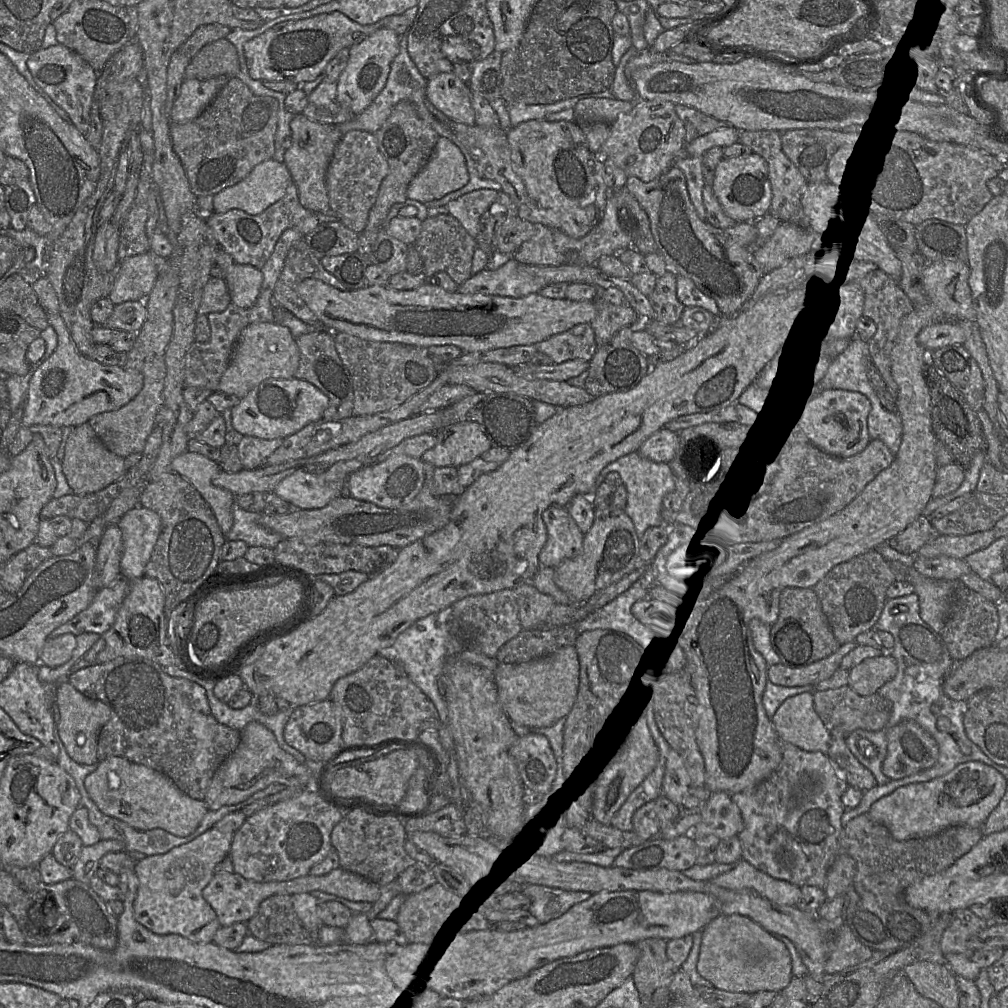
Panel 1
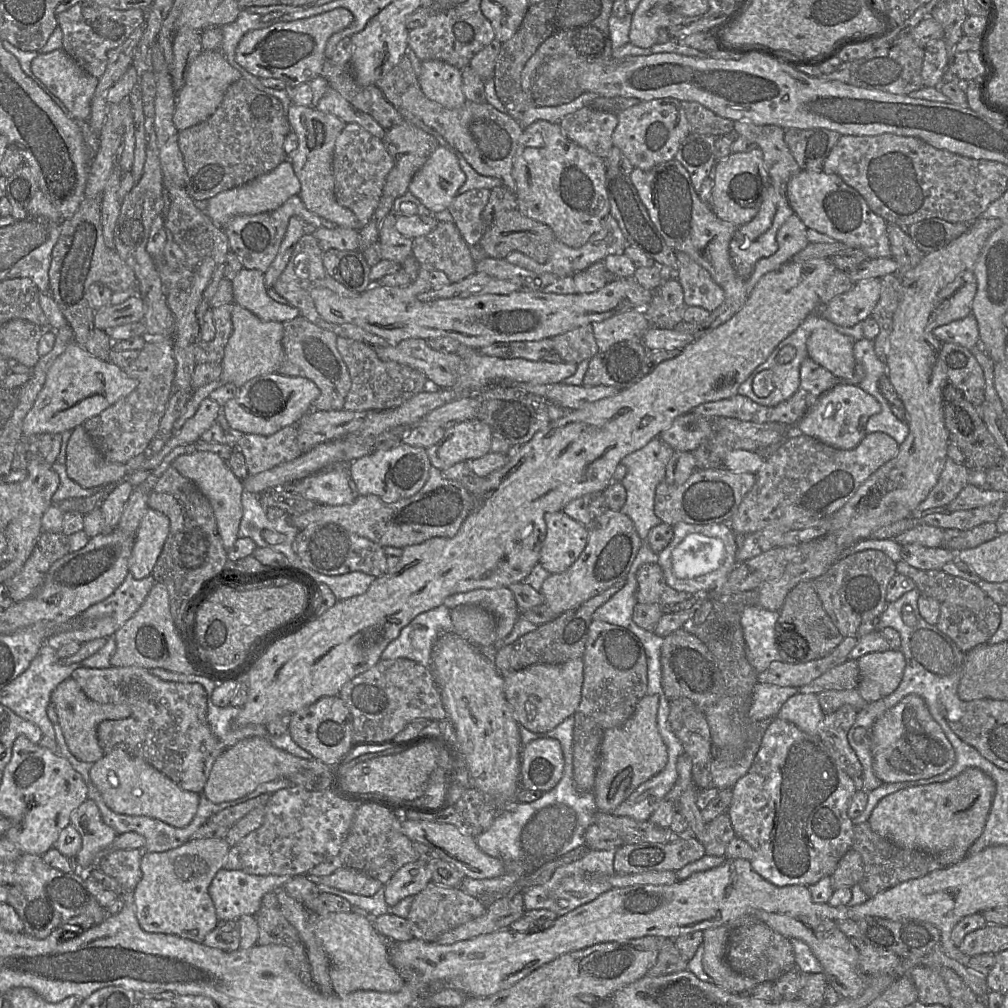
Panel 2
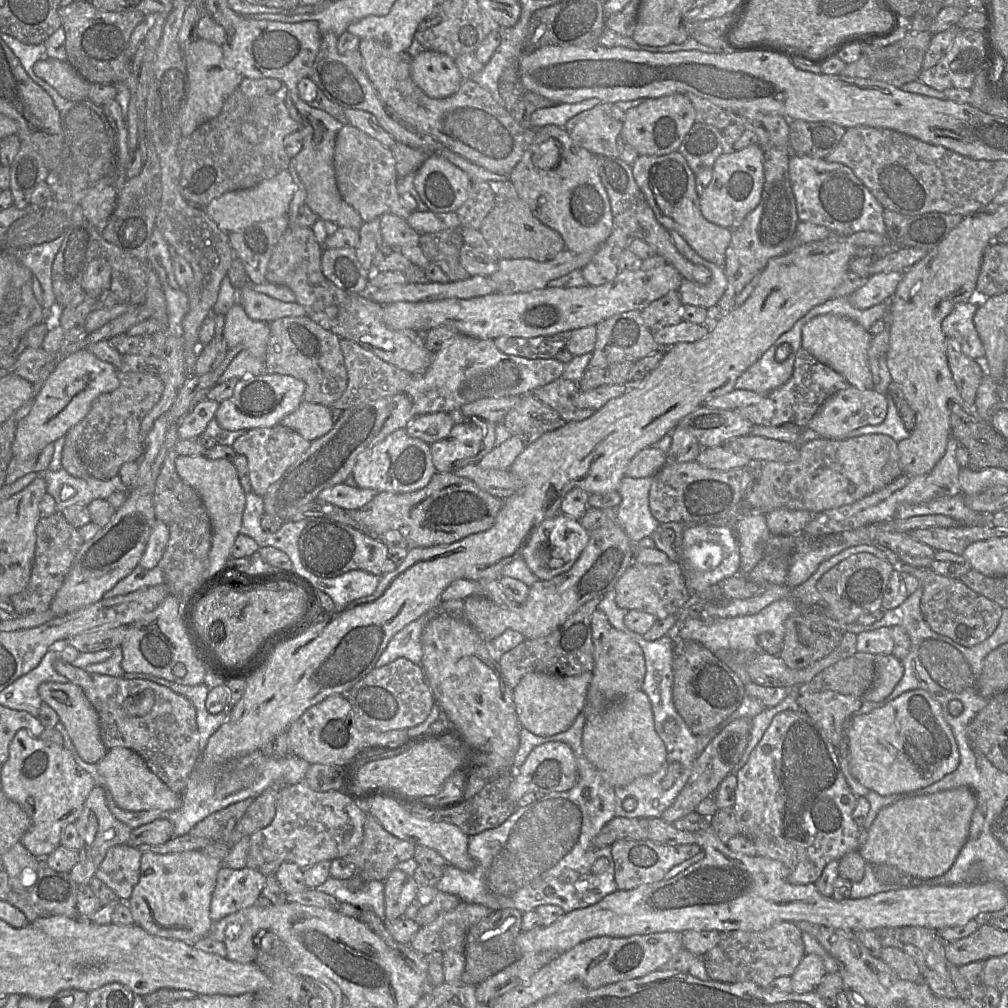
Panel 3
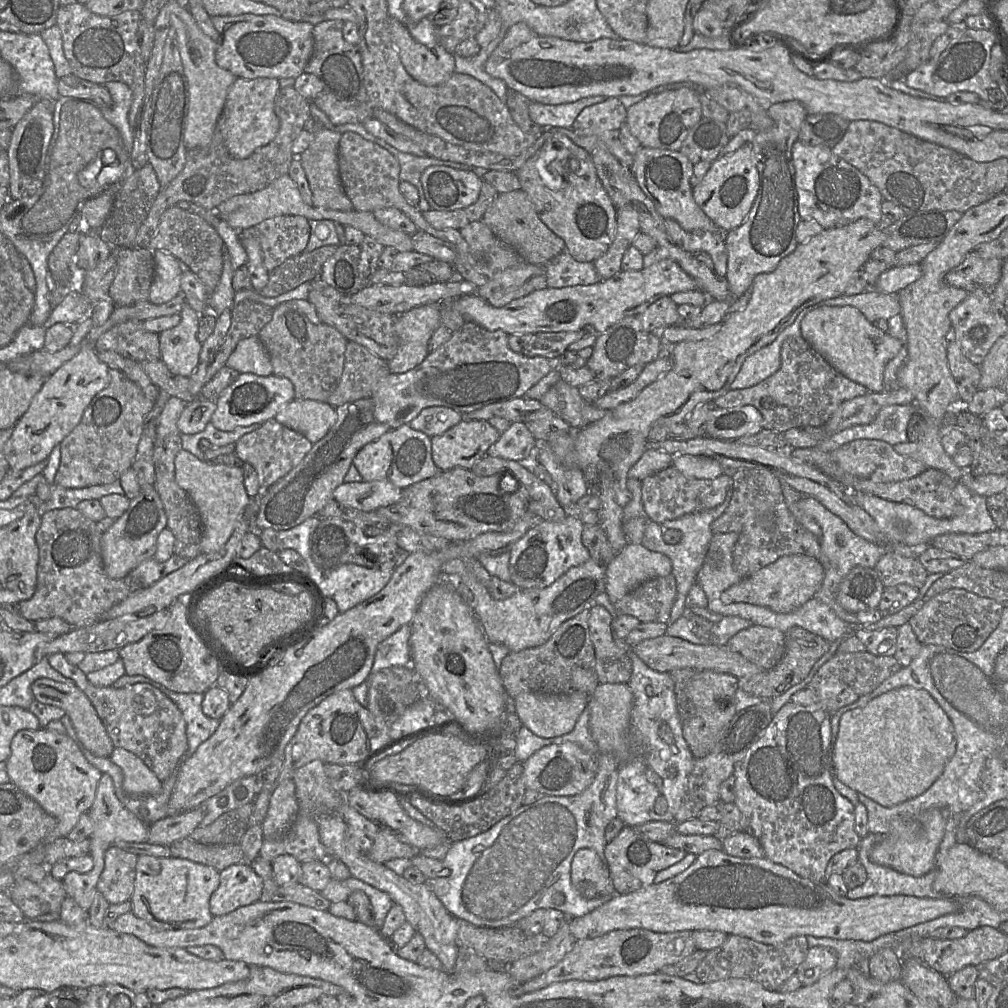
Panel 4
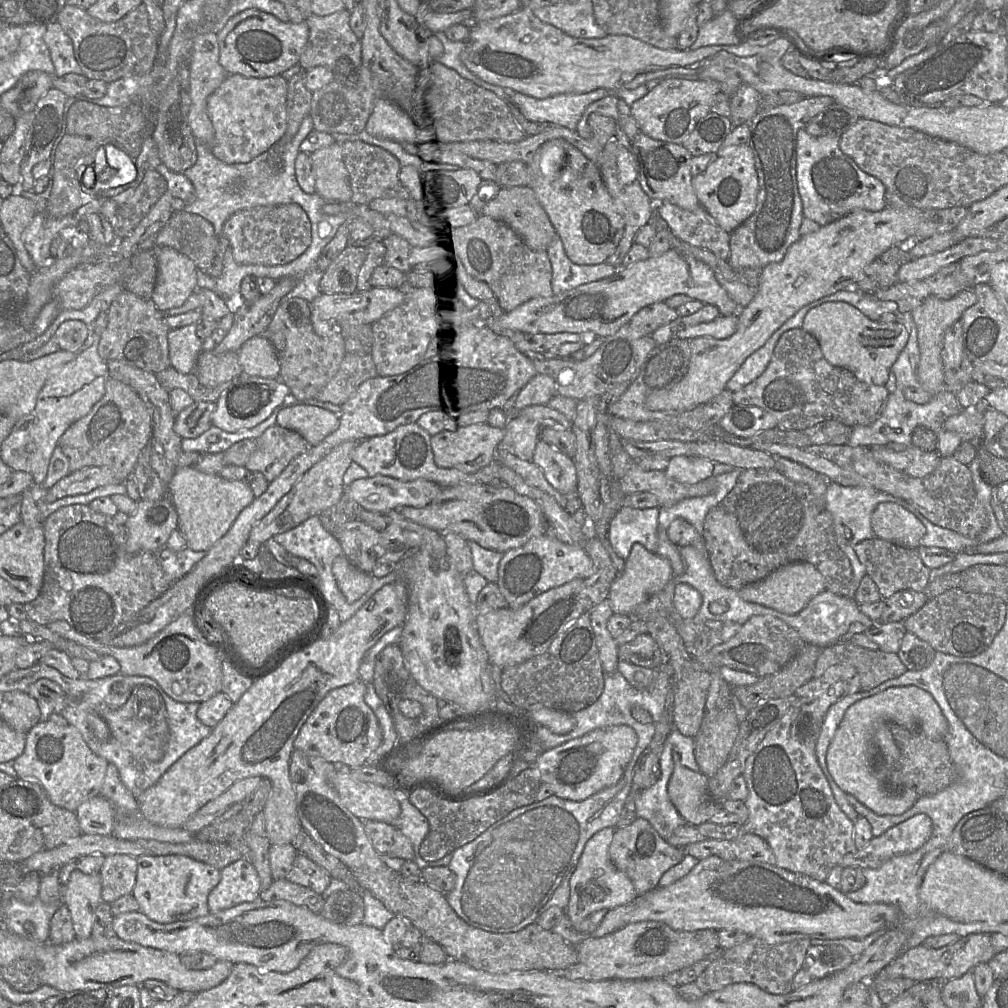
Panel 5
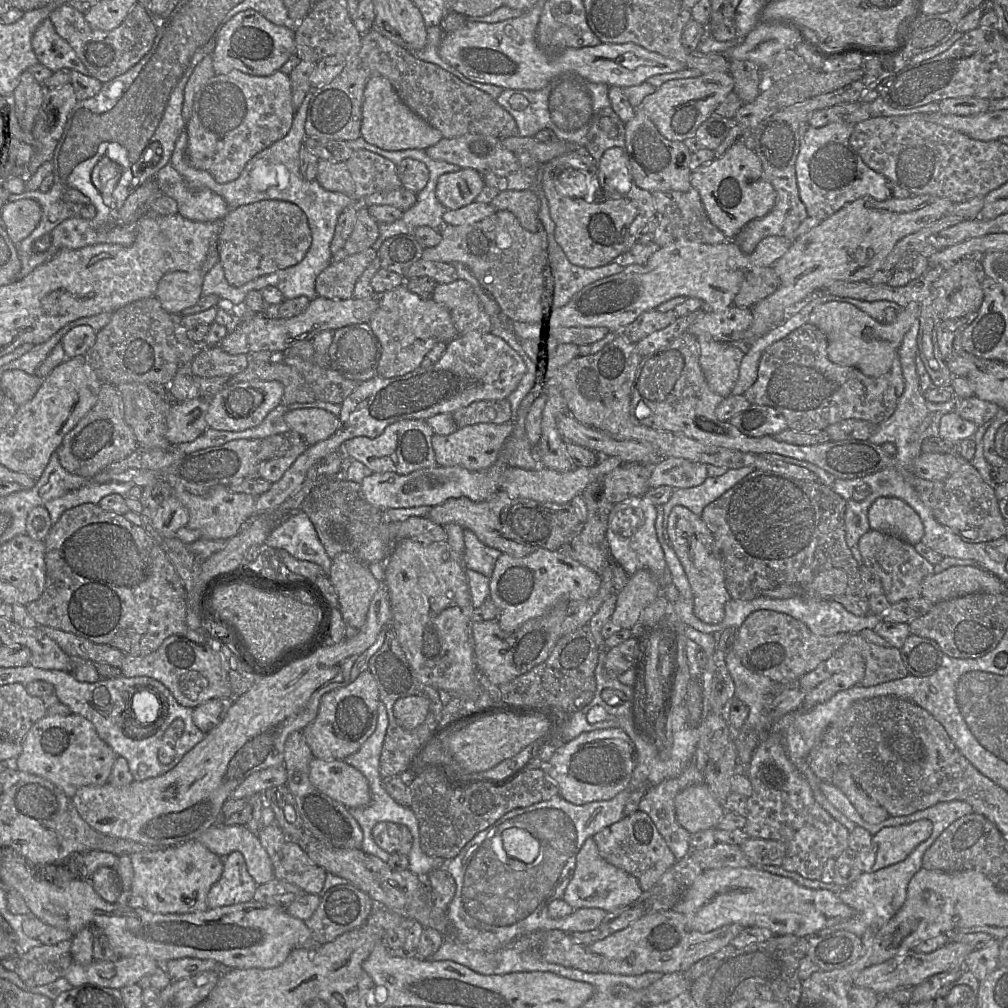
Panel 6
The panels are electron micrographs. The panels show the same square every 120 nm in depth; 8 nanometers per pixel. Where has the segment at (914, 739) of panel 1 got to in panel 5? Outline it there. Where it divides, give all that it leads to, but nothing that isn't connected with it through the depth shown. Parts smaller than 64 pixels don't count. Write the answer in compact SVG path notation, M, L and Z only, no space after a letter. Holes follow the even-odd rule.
M914 685L891 687L850 706L840 722L827 751L827 766L836 784L878 815L899 815L919 798L915 789L894 787L875 766L875 756L883 758L882 768L895 768L900 750L889 723L919 731L933 739L945 739L948 721L933 696Z

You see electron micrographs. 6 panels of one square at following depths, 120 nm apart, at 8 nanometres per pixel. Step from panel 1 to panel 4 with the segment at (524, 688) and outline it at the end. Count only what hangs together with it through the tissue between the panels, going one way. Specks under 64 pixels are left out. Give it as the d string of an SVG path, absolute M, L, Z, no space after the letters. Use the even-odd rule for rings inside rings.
M583 691L566 694L547 694L538 692L521 693L513 699L514 710L523 726L542 738L558 737L570 733L589 700Z

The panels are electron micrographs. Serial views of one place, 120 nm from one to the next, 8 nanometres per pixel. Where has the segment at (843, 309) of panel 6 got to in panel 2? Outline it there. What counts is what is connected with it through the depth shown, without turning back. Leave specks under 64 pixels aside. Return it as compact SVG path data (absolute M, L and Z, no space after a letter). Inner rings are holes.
M819 328L814 330L807 340L808 356L834 374L840 381L858 385L864 377L864 371L854 358L853 347L855 342L852 337L834 329Z

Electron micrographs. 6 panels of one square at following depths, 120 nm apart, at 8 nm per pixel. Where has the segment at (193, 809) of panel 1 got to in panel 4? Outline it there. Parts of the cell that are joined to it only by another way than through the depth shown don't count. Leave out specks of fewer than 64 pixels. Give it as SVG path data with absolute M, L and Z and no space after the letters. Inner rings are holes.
M115 748L109 759L123 772L123 790L131 796L155 796L162 791L162 782L132 752Z

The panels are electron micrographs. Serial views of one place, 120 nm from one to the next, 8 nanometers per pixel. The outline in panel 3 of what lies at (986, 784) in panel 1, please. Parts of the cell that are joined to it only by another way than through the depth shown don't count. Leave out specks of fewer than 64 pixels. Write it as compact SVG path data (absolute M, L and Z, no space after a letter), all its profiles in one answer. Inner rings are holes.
M968 787L899 800L879 811L858 852L872 866L890 865L915 879L942 876L967 841L976 806L975 793Z

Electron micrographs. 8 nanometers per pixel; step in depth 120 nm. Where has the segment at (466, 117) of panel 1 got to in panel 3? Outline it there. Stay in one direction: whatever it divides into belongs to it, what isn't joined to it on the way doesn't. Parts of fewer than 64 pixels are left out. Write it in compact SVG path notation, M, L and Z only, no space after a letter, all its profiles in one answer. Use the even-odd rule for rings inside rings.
M423 49L412 58L410 73L417 86L434 99L455 94L463 81L455 60L432 50Z

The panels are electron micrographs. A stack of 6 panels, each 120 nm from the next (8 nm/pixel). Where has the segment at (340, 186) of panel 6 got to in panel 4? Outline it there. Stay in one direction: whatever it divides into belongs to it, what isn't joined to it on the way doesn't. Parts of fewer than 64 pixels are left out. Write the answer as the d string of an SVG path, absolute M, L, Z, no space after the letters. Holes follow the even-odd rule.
M324 126L314 129L315 135L308 148L299 157L312 192L312 205L338 211L351 211L354 206L345 193L339 172L338 151L341 134Z

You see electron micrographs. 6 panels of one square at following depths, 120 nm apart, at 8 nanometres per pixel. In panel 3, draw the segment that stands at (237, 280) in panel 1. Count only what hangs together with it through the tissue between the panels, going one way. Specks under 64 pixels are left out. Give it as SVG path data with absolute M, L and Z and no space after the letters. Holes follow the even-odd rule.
M247 283L237 291L237 301L250 319L270 323L284 317L306 316L304 307L297 302L281 302L254 291L252 285Z

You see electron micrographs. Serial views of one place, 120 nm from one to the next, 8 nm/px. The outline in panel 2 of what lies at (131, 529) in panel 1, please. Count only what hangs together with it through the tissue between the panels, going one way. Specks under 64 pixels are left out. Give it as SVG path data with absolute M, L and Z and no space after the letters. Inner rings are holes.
M151 508L147 509L135 534L128 562L129 573L135 579L151 575L169 534L169 526L167 516Z

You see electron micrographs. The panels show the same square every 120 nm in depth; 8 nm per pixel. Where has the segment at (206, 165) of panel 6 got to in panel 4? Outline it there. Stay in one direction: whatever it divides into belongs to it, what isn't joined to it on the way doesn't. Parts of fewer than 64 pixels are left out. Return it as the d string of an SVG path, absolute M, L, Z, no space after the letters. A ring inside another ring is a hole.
M236 78L229 89L219 119L224 144L233 157L247 158L276 137L280 120L275 113L274 104L280 90L279 79L276 78Z

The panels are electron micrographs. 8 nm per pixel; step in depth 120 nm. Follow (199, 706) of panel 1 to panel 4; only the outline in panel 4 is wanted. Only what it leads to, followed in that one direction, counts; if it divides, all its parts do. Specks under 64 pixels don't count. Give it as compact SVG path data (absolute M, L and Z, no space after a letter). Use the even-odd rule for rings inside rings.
M62 653L51 654L48 661L53 669L71 679L87 695L115 748L123 748L138 756L161 782L179 768L188 748L186 723L181 711L169 697L146 683L135 683L122 688L96 687L88 681L87 675L78 666L70 664ZM143 690L151 691L156 698L156 708L148 716L137 714L133 709L134 697Z

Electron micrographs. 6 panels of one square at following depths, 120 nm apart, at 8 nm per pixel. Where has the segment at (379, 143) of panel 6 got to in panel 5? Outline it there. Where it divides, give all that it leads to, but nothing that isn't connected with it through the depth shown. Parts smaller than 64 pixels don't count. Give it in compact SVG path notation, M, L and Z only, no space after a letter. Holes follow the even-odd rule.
M376 101L365 131L370 135L395 142L423 144L432 141L433 134L423 125L401 113L390 101Z

